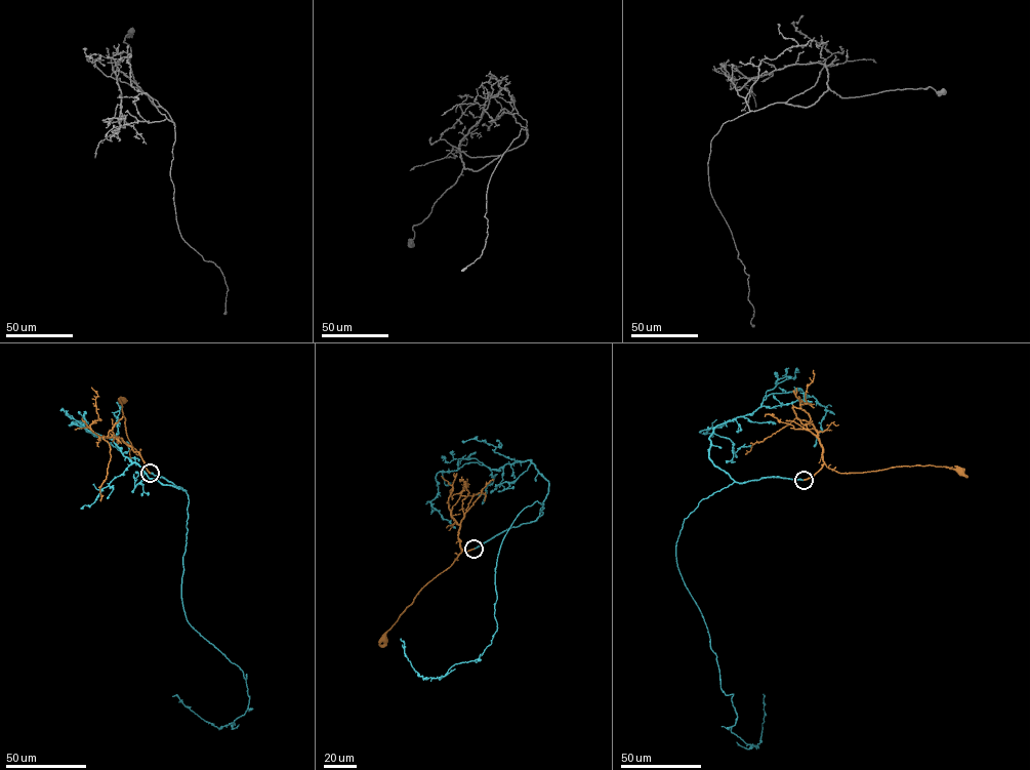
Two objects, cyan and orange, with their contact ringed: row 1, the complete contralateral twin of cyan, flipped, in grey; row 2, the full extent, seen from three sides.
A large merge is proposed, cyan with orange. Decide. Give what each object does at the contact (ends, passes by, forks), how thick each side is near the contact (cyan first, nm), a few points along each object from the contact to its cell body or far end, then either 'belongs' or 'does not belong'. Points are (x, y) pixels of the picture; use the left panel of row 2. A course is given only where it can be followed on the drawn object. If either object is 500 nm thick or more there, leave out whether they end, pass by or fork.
cyan ends | orange ends | 400/360 nm | cyan via (150, 473), (187, 491), (187, 618), (246, 675), (249, 702), (235, 723), (219, 728), (172, 696) | orange via (150, 473), (126, 434), (121, 400) | belongs

